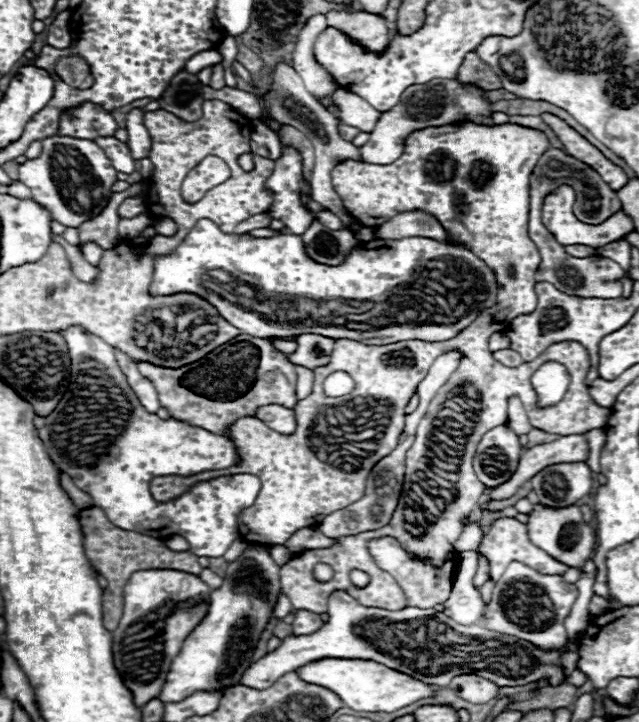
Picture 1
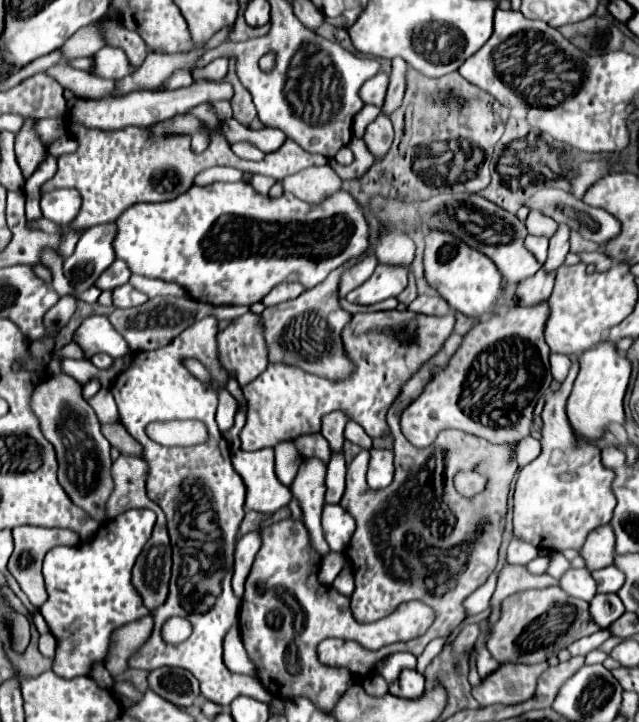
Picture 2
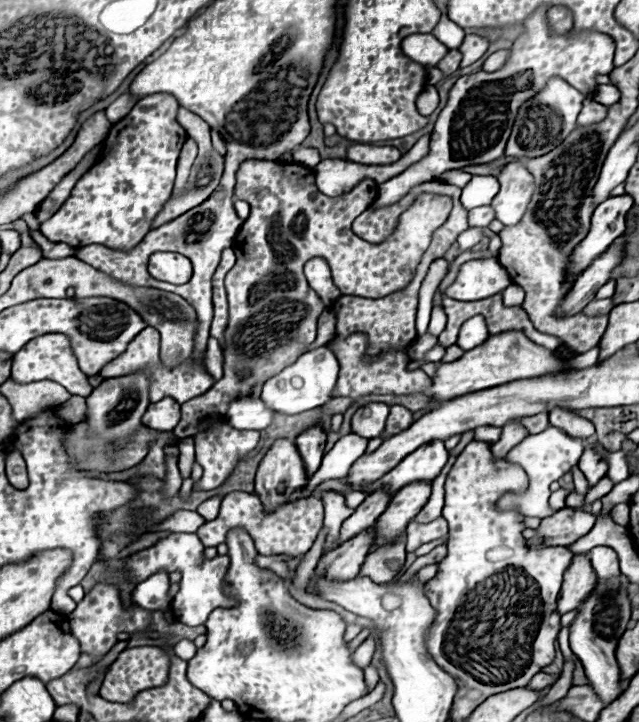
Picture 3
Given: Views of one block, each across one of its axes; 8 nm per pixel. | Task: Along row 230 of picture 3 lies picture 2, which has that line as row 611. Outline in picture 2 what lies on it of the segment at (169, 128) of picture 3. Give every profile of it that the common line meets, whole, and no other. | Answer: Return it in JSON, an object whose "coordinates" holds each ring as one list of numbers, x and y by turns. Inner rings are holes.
{"coordinates":[[126,510,100,526,96,536,78,546,58,546,44,558,44,582,48,600,40,612,58,640,54,672,64,678,90,674,94,662,108,654,114,628,148,616,142,596,132,584,132,566,148,542,156,514,152,510]]}

